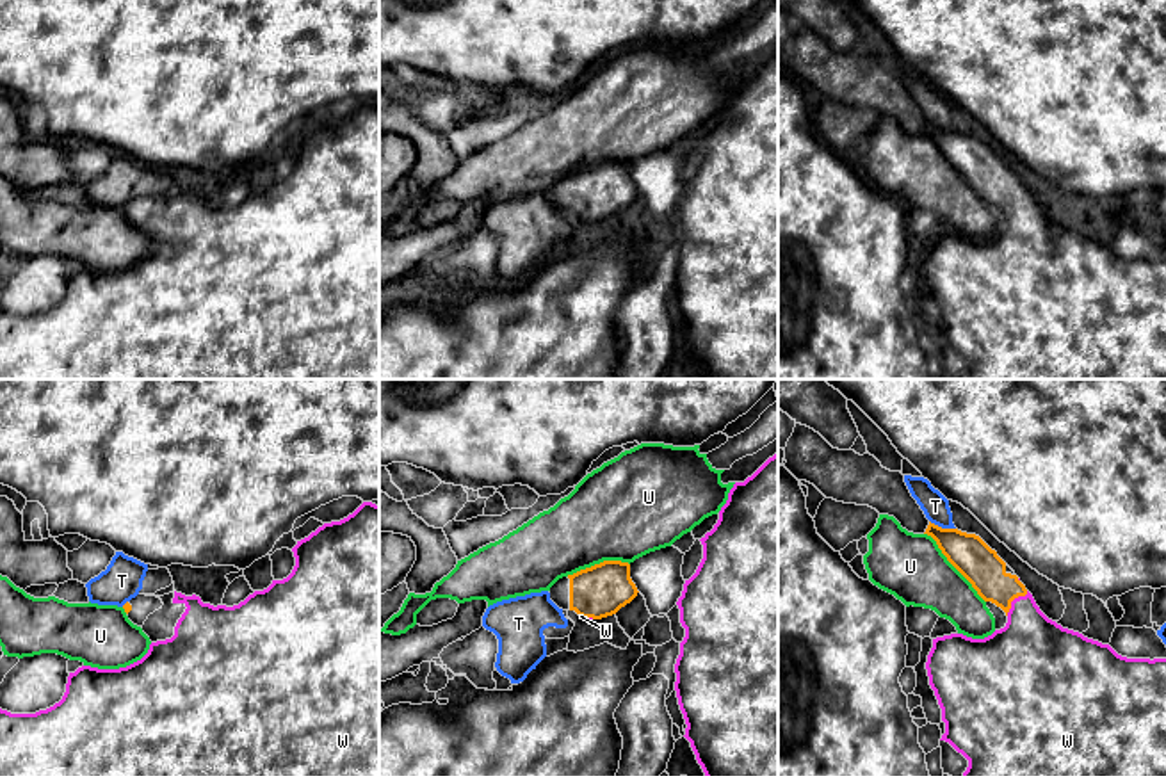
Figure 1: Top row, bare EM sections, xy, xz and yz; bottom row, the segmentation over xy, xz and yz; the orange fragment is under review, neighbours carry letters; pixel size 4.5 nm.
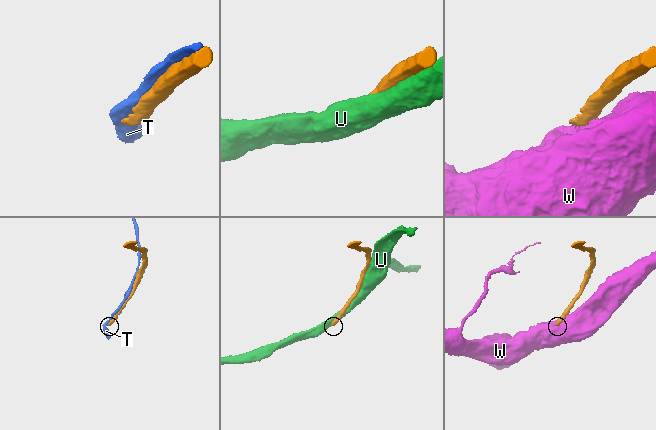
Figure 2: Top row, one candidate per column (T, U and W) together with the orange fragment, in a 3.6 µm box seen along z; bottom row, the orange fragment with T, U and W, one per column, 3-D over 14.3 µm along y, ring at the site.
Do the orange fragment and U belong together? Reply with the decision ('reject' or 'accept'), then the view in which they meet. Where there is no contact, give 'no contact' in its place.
reject; meets orange in yz

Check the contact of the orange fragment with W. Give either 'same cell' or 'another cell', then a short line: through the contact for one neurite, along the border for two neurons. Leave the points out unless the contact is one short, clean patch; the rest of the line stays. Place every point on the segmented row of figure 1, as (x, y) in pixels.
same cell | yz (974, 559), (1013, 598), (1022, 611), (1031, 650)

